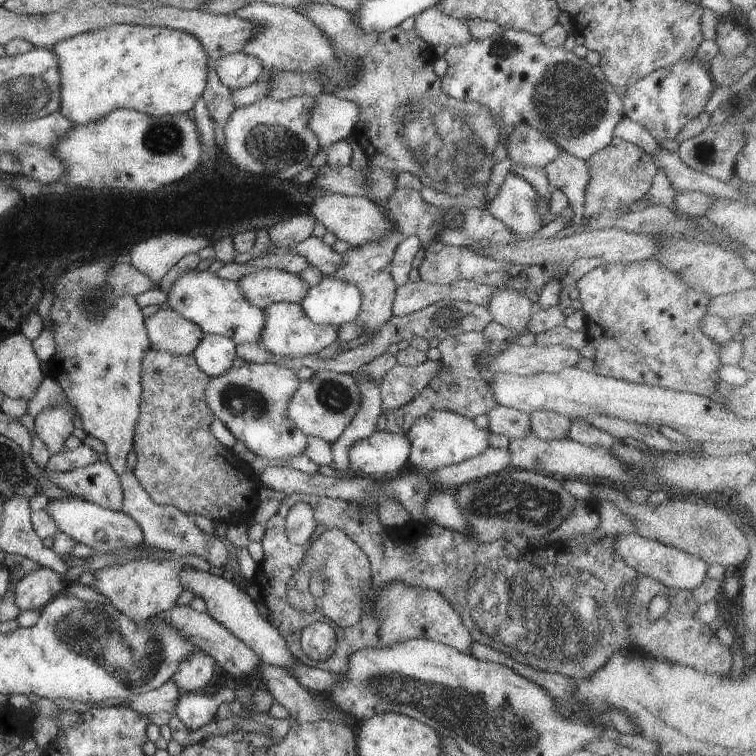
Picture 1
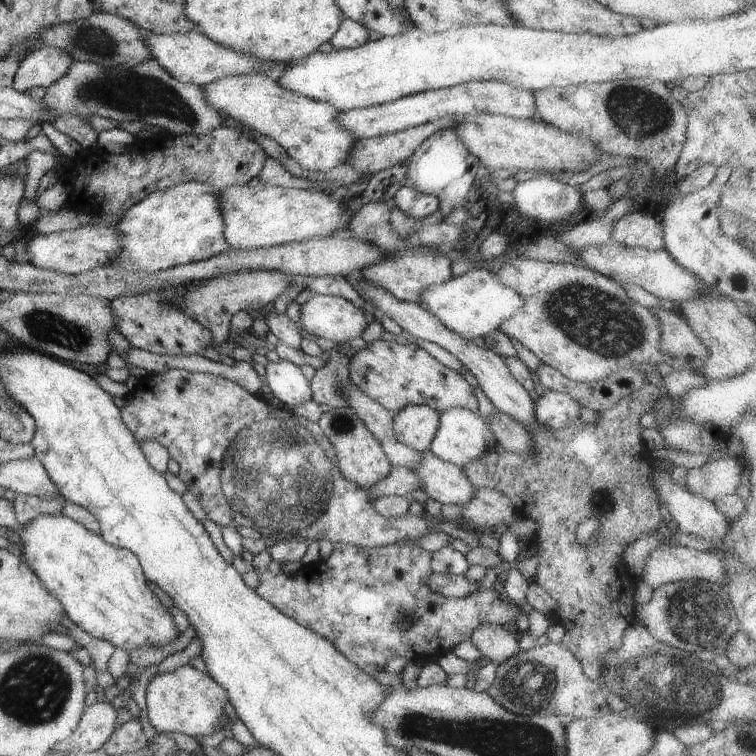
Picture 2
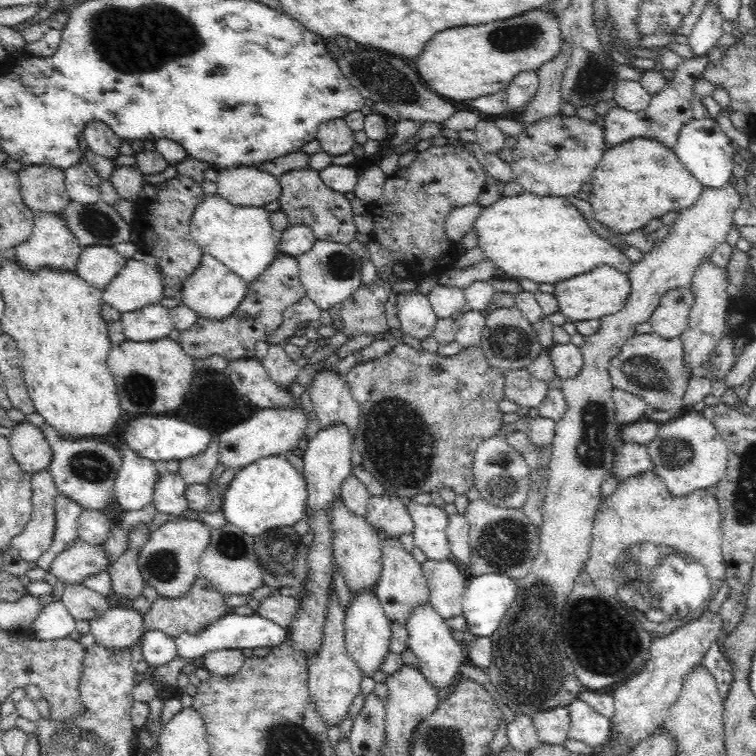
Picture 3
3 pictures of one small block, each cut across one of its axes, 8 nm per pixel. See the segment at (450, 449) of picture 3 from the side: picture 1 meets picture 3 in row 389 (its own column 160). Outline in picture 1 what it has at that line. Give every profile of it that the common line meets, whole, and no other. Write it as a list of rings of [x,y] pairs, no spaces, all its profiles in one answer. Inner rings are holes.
[[[153,347],[145,354],[142,364],[143,370],[141,373],[142,380],[142,397],[139,401],[139,416],[135,427],[135,436],[133,437],[133,450],[136,451],[138,462],[134,466],[133,474],[141,483],[144,491],[152,498],[156,505],[171,505],[179,510],[182,510],[186,515],[199,515],[205,517],[212,522],[225,522],[228,526],[234,523],[249,523],[253,517],[254,510],[258,507],[258,493],[261,489],[261,484],[258,482],[257,476],[254,474],[250,464],[244,460],[238,460],[233,454],[233,448],[226,448],[220,440],[213,436],[211,430],[211,420],[214,414],[210,411],[206,401],[206,388],[211,380],[199,367],[194,356],[191,355],[176,355],[169,351],[155,350]]]

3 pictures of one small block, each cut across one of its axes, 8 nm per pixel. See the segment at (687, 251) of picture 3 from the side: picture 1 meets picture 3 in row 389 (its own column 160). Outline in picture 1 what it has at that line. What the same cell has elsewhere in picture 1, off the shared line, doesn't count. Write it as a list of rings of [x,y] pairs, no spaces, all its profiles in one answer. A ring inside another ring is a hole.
[[[180,556],[165,561],[146,558],[127,561],[125,564],[92,571],[96,577],[93,587],[119,612],[138,624],[175,606],[180,594],[184,592],[179,575],[186,565],[187,562]]]

